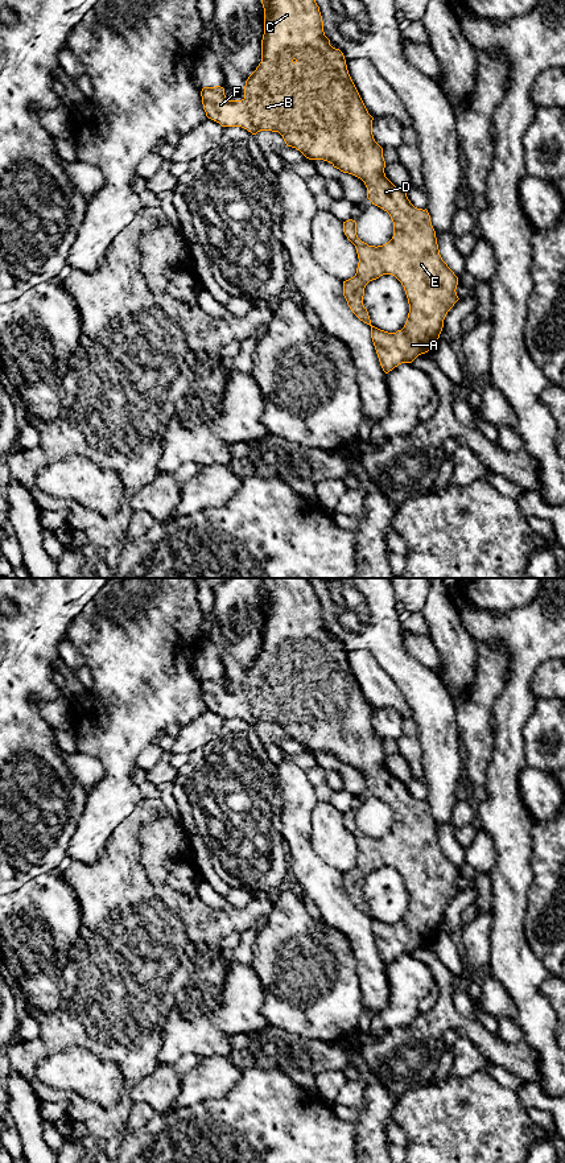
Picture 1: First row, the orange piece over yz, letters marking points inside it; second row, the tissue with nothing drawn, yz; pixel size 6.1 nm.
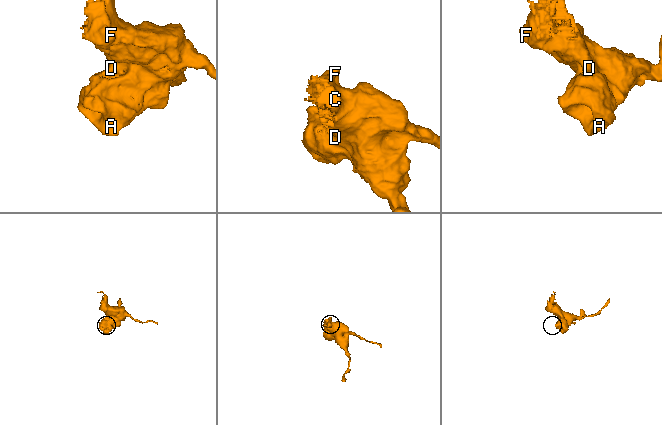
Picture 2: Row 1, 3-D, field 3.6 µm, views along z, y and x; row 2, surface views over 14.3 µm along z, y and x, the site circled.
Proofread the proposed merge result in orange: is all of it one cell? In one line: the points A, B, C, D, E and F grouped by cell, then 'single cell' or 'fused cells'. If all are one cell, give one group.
A B C D E F; single cell

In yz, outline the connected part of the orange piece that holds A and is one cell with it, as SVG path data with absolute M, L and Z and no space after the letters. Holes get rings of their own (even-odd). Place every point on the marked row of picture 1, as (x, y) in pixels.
M261 0L264 8L264 34L261 40L261 62L248 77L242 100L228 100L220 86L203 87L201 91L206 116L222 127L242 127L256 135L260 131L279 132L288 147L296 148L309 160L323 160L343 173L360 178L367 187L367 198L372 205L387 211L393 222L393 236L383 246L368 246L356 235L356 222L343 222L343 232L355 246L358 268L354 277L343 281L343 296L351 312L371 326L371 338L385 374L401 363L412 363L418 355L432 351L444 327L448 312L459 300L457 296L458 277L442 260L437 244L436 231L428 210L415 207L407 193L396 187L384 173L385 161L383 148L372 135L374 117L368 114L350 74L346 59L339 49L330 45L325 36L323 21L316 0ZM383 275L395 276L404 286L409 313L401 330L388 333L371 325L367 309L363 305L366 285Z

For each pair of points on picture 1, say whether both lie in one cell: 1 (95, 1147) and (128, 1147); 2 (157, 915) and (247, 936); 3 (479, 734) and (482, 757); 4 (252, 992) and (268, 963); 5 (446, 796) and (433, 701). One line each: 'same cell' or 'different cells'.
1: different cells
2: different cells
3: same cell
4: different cells
5: same cell

